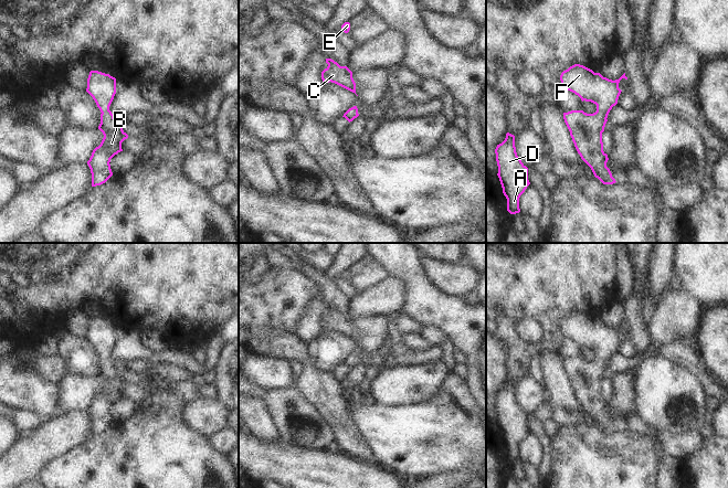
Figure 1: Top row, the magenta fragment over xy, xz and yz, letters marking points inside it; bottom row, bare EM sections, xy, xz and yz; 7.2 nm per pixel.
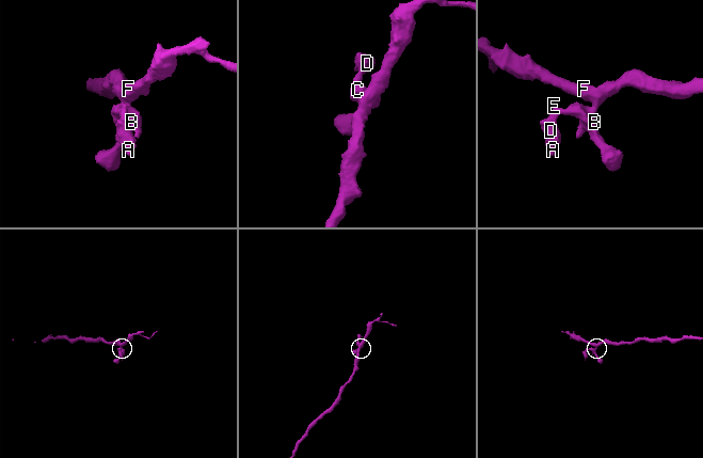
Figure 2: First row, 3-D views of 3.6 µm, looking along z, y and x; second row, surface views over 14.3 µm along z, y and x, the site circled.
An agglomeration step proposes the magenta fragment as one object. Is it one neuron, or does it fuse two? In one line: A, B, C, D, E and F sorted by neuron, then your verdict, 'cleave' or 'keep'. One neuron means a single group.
A B C D E F | keep

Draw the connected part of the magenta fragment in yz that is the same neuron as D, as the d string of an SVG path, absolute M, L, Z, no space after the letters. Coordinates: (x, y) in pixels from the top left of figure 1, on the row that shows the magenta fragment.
M507 132L505 140L497 145L495 153L498 166L497 176L507 199L507 211L510 214L519 213L519 198L530 182L528 168L517 156L515 136Z

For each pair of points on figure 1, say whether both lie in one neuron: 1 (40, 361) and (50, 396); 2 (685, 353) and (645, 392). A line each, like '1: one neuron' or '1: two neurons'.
1: two neurons
2: two neurons

